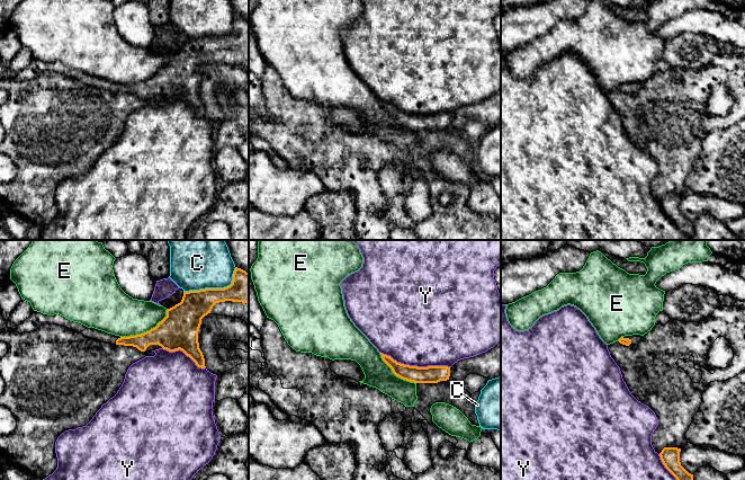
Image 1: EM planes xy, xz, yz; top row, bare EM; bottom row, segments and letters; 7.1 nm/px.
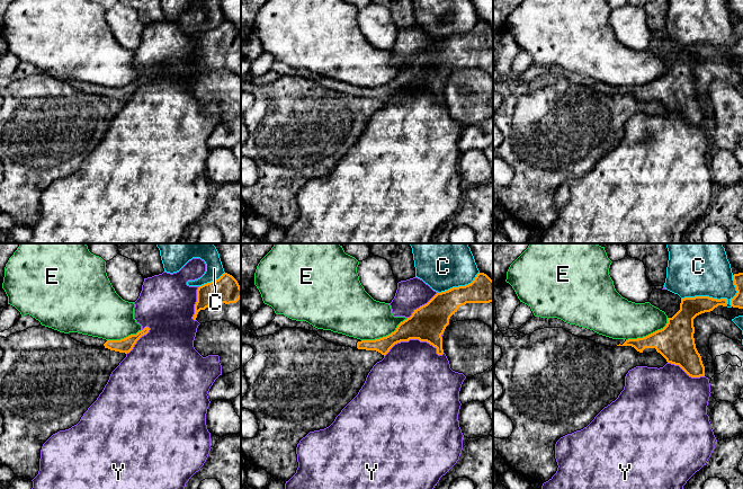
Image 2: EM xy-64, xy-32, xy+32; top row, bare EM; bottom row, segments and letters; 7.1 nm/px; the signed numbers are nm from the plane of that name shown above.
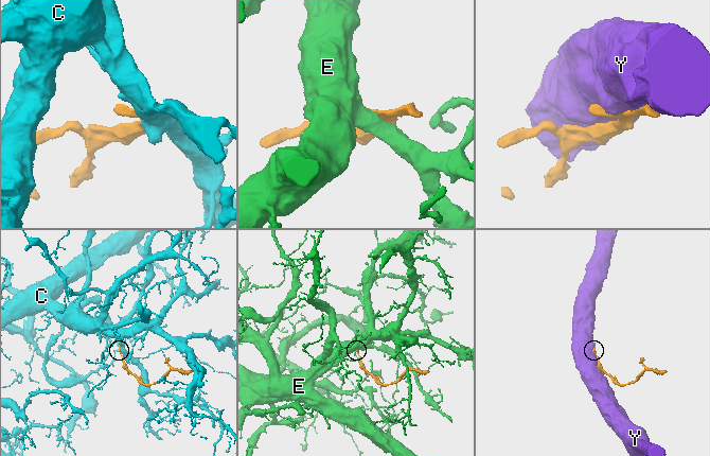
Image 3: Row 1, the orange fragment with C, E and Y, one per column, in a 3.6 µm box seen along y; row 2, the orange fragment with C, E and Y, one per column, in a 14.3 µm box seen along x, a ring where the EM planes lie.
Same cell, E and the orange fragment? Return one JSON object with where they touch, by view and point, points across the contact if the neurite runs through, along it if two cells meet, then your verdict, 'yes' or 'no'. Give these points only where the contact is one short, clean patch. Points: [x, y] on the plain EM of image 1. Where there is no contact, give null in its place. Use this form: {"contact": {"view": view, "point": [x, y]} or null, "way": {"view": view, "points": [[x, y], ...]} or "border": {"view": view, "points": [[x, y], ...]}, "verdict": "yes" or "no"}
{"contact": {"view": "xy", "point": [146, 79]}, "border": {"view": "xy", "points": [[168, 56], [167, 62], [149, 78], [120, 85]]}, "verdict": "no"}

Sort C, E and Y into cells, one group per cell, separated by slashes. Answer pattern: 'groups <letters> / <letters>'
groups C / E / Y

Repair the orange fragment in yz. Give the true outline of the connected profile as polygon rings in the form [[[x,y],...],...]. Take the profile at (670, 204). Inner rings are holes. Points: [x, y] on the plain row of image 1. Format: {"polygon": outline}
{"polygon": [[[664,195],[659,201],[665,215],[676,225],[676,228],[689,238],[693,235],[693,222],[689,221],[680,210],[681,196]]]}

